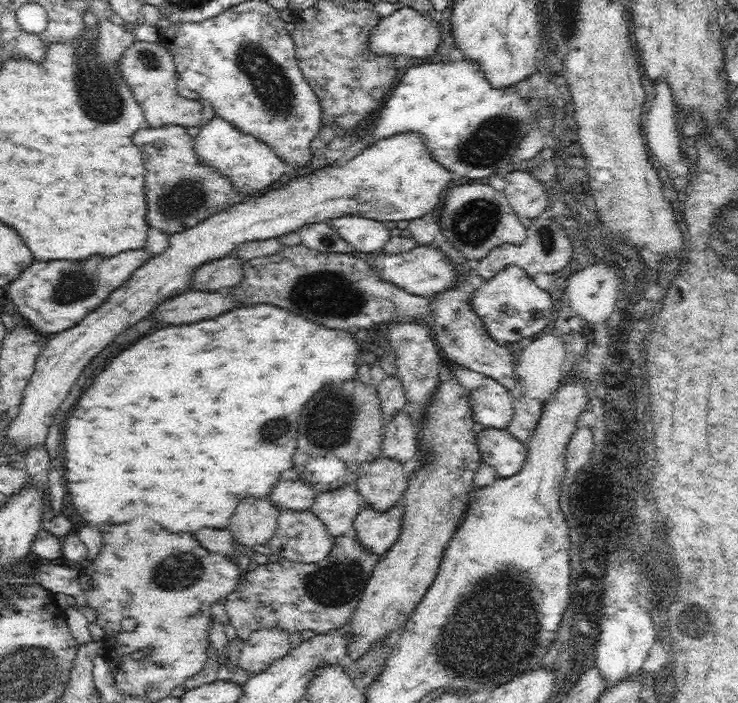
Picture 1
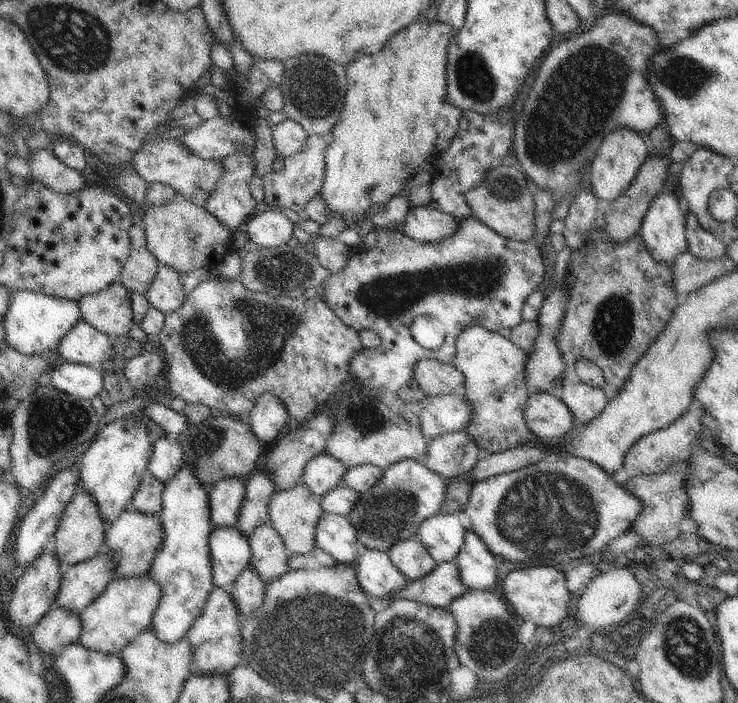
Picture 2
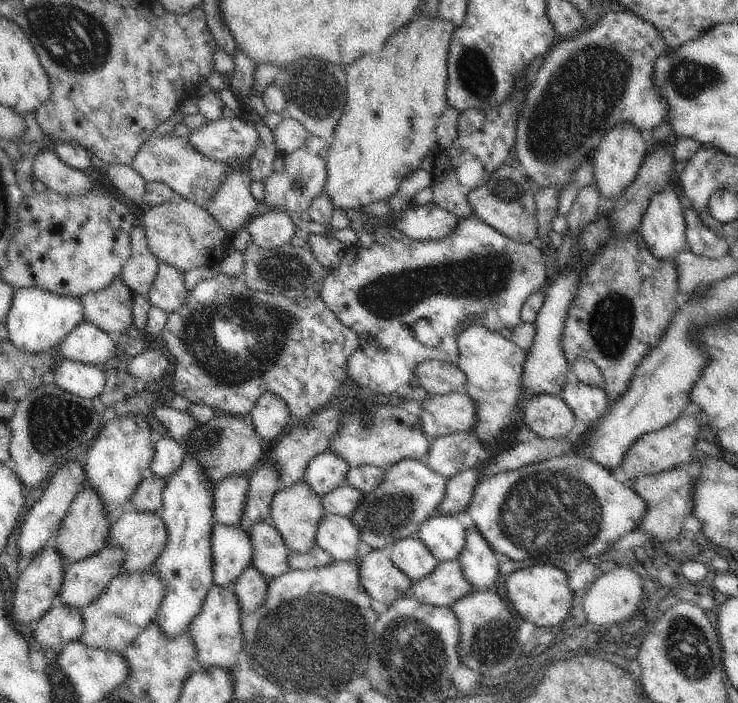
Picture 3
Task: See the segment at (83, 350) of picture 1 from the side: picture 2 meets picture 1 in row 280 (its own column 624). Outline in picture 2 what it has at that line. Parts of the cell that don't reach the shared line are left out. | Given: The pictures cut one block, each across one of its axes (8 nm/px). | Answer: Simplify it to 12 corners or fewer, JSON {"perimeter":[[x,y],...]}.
{"perimeter":[[620,127],[591,165],[598,198],[615,201],[651,150],[648,136]]}

